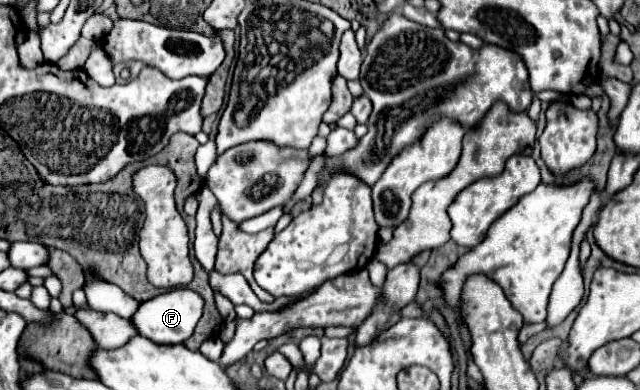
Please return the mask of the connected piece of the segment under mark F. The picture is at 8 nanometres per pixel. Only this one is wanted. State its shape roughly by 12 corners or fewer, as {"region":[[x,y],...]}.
{"region":[[173,289],[141,303],[139,335],[185,343],[201,317],[203,299]]}

